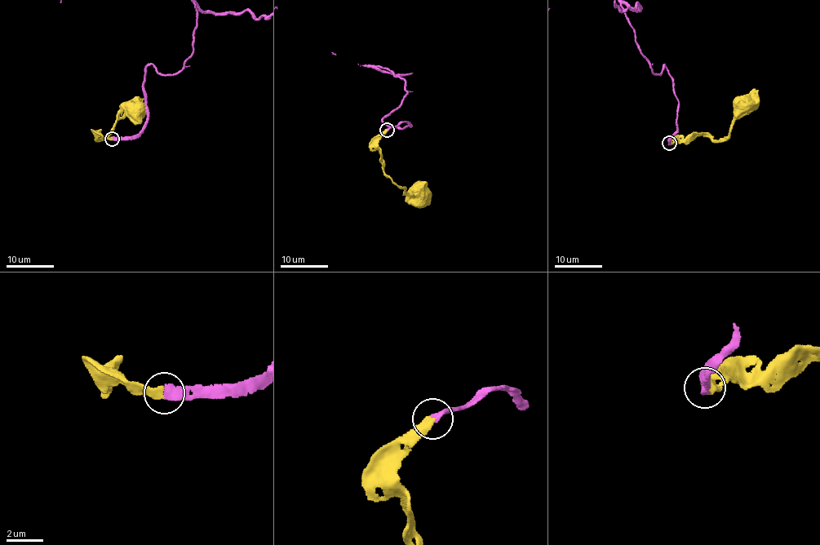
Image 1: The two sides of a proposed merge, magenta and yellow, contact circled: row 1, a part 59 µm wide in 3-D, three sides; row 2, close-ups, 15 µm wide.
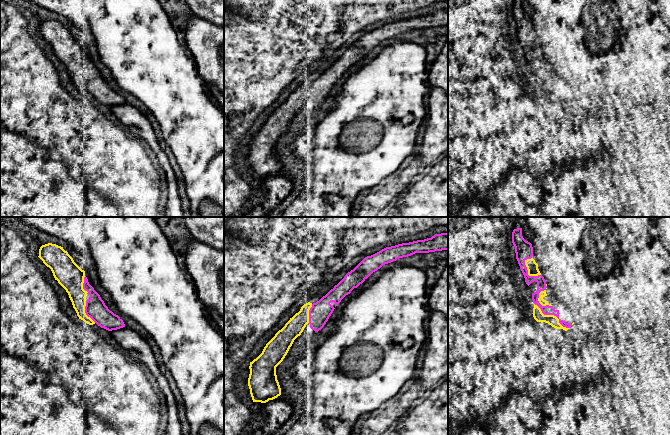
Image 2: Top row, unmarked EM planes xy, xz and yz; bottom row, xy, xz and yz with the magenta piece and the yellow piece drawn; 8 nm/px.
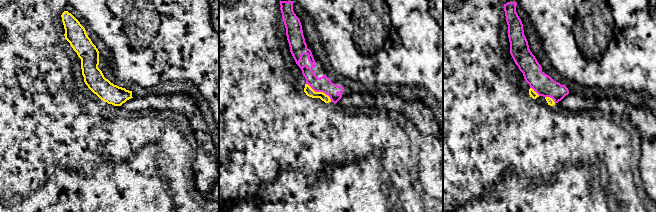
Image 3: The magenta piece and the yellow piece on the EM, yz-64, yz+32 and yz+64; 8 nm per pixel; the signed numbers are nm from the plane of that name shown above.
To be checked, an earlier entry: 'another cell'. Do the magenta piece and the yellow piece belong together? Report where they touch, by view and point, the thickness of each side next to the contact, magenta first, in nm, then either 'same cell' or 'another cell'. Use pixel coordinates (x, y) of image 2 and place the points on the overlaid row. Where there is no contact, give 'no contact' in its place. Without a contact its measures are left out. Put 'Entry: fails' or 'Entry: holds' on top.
Entry: fails
yz (552, 314) | 80/90 nm | same cell

